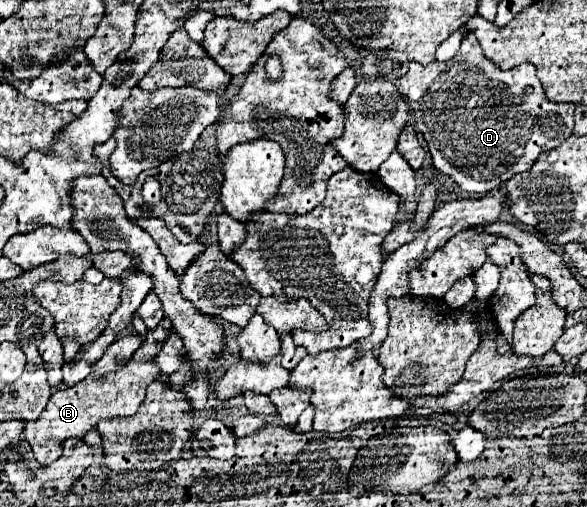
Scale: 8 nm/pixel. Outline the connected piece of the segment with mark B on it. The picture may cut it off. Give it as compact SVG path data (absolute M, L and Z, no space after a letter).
M170 318L162 320L164 326L158 326L156 330L150 330L150 338L142 344L134 358L122 366L118 372L108 374L104 380L96 380L94 376L88 376L86 380L78 382L72 388L64 388L52 394L48 400L48 406L44 408L42 416L34 422L24 422L24 436L28 444L32 446L34 458L42 464L48 466L54 460L62 456L62 442L66 438L82 438L84 432L92 430L100 420L104 418L118 418L118 416L132 416L138 412L138 406L144 402L146 388L150 386L152 380L158 380L160 370L156 366L156 354L160 352L160 346L164 344L164 338L172 332L172 322Z

